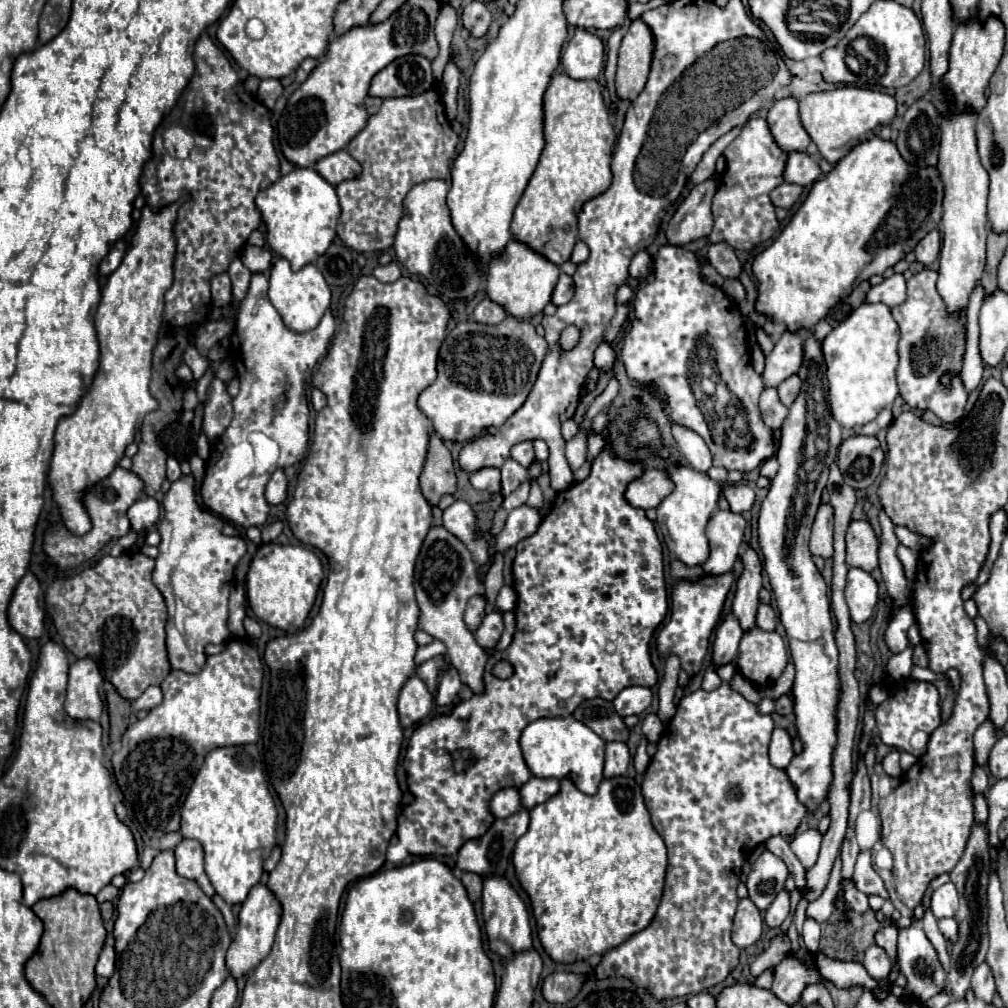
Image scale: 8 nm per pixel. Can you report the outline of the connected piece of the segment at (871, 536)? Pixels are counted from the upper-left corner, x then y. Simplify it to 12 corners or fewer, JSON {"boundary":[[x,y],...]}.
{"boundary":[[868,521],[846,531],[846,565],[878,567],[878,537]]}

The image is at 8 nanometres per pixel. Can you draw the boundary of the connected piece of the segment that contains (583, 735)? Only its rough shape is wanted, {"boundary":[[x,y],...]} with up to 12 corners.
{"boundary":[[568,717],[532,721],[520,737],[532,775],[596,793],[604,741]]}

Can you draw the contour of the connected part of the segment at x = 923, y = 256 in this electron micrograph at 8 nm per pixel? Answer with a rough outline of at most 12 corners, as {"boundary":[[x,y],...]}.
{"boundary":[[940,231],[916,245],[916,261],[930,265],[940,255]]}

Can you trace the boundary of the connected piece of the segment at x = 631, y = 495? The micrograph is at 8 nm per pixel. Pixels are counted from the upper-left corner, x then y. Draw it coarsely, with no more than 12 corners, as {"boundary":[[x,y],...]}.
{"boundary":[[646,469],[628,483],[624,497],[638,509],[660,505],[672,481]]}

